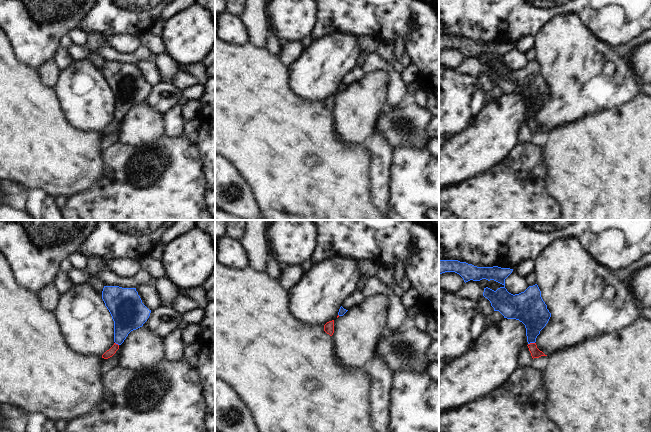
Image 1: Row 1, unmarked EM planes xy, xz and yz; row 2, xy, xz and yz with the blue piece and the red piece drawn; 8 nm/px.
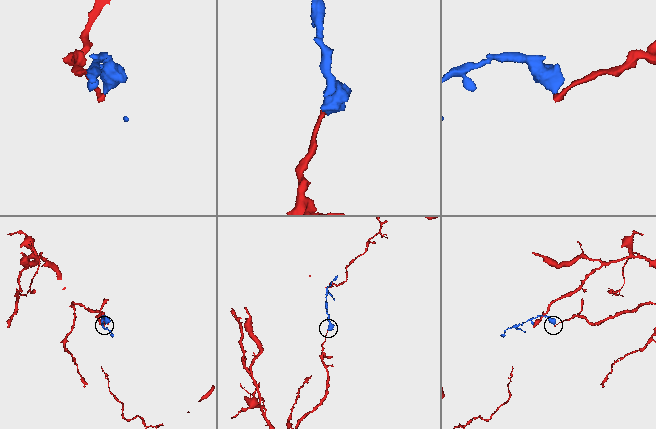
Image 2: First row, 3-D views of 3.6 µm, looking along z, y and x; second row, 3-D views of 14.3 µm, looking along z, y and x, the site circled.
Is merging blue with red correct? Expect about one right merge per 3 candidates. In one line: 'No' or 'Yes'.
Yes

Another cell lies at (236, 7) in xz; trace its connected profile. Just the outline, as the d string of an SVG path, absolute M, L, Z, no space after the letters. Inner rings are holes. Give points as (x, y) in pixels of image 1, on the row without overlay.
M229 0L227 12L235 15L242 16L246 11L248 0Z

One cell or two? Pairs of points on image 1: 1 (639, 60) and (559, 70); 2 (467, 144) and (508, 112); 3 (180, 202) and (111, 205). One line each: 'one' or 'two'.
1: two
2: one
3: one

